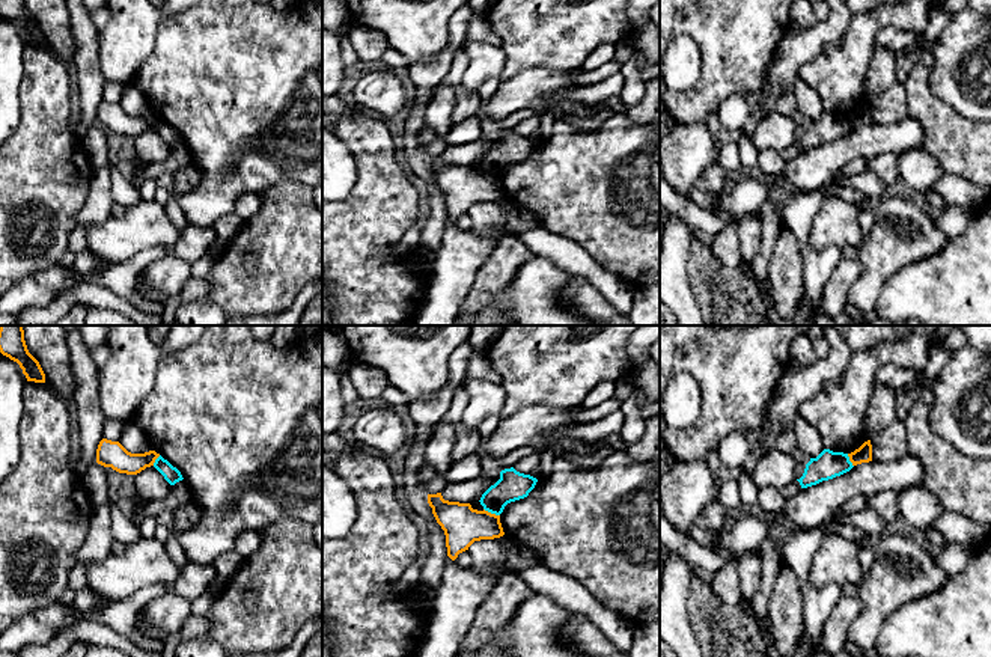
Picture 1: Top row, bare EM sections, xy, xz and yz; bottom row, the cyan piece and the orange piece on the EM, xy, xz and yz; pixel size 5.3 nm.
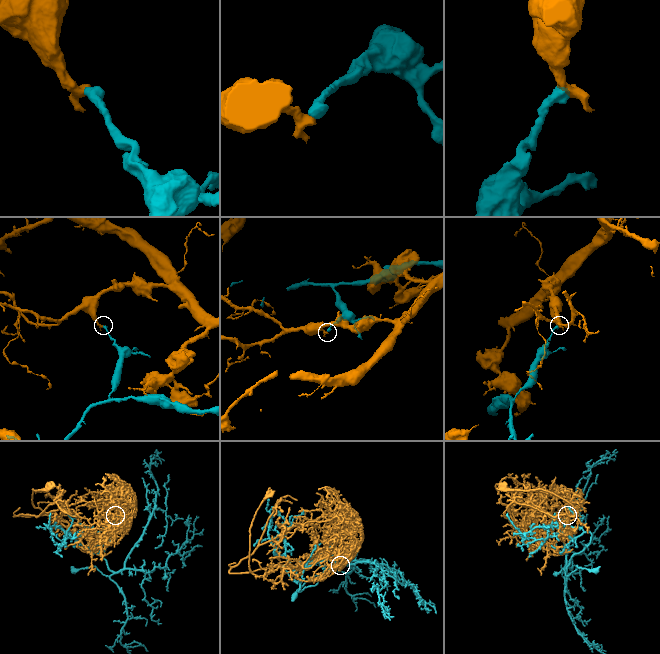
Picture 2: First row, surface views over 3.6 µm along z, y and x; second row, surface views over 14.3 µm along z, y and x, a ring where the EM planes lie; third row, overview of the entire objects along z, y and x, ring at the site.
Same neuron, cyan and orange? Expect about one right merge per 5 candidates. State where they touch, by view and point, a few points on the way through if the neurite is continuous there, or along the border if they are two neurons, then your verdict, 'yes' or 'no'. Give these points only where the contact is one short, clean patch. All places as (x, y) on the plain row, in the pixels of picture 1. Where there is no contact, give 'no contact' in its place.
meets cyan in xz at (491, 175); border along xz (484, 171), (499, 178); no

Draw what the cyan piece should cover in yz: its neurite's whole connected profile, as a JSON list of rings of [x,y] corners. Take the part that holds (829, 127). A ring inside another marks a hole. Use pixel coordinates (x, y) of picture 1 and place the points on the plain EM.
[[[824,112],[816,121],[810,121],[804,136],[797,142],[801,151],[840,139],[852,131],[848,116]]]

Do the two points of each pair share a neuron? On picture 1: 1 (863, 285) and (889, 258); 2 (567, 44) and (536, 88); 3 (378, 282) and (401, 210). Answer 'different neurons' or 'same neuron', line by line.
1: same neuron
2: different neurons
3: same neuron

